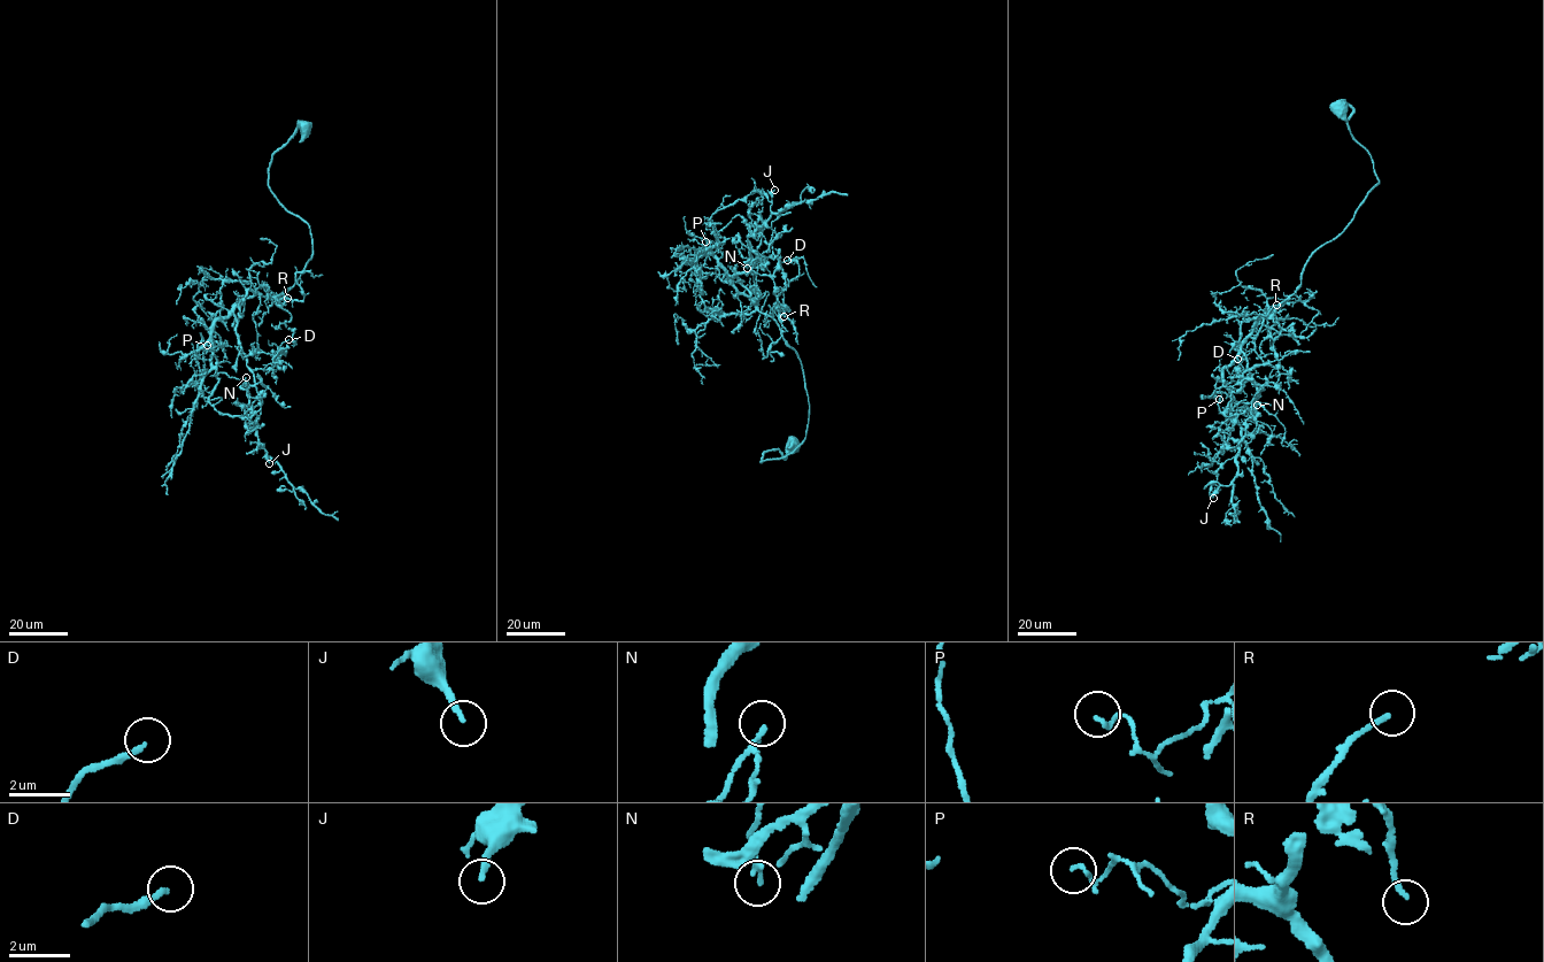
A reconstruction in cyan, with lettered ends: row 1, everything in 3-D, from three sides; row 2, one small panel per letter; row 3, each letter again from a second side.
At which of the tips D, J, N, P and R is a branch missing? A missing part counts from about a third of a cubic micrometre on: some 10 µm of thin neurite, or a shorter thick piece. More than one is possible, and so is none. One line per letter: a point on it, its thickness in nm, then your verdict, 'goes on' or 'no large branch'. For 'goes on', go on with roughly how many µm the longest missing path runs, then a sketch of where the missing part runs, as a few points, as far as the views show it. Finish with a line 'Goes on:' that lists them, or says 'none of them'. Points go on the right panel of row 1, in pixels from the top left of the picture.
D: place (1237, 359); calibre 180 nm; goes on; missing 15 µm; course (1237, 359), (1228, 344), (1233, 331)
J: place (1213, 498); calibre 180 nm; no large branch
N: place (1257, 405); calibre 180 nm; no large branch
P: place (1219, 399); calibre 130 nm; no large branch
R: place (1276, 305); calibre 160 nm; no large branch
Goes on: D

